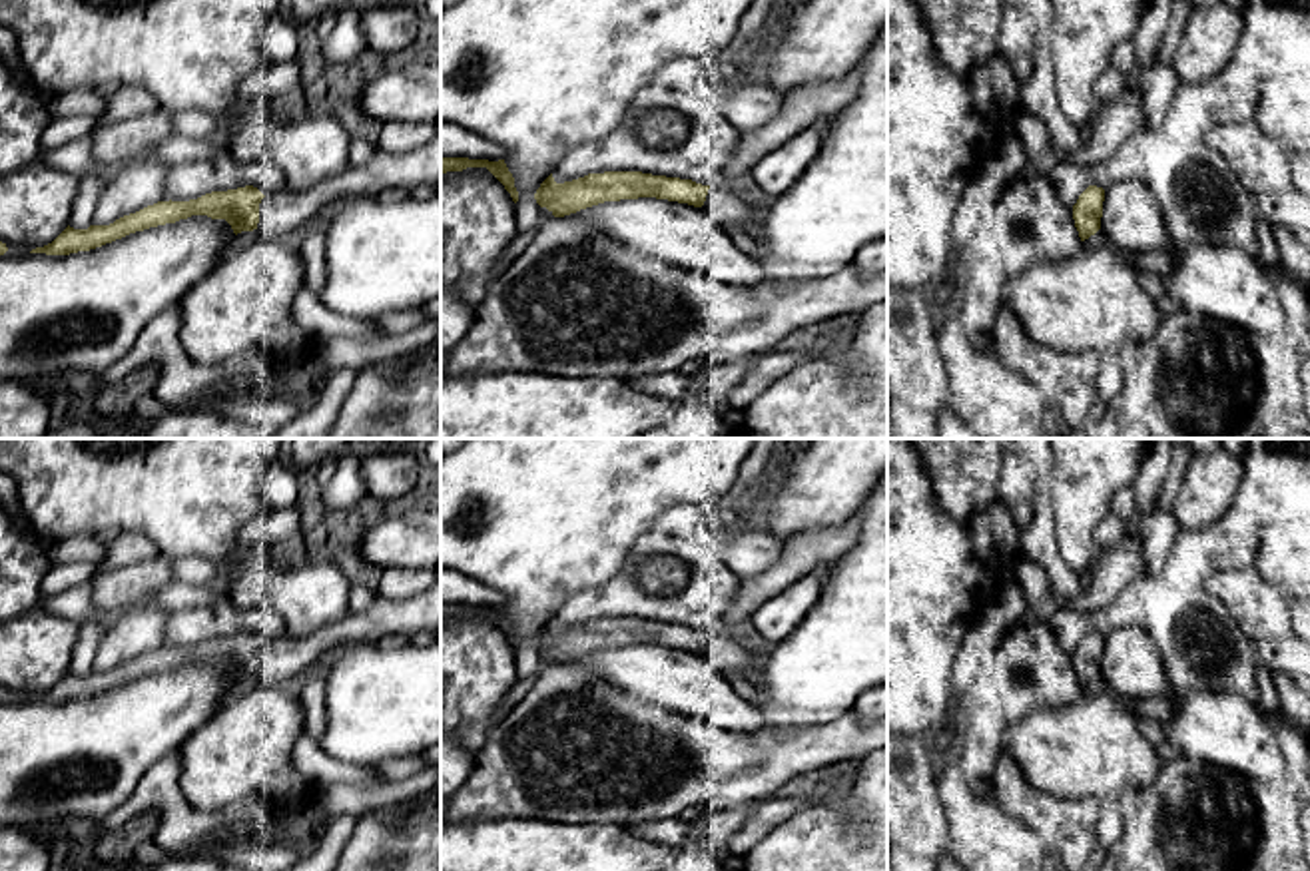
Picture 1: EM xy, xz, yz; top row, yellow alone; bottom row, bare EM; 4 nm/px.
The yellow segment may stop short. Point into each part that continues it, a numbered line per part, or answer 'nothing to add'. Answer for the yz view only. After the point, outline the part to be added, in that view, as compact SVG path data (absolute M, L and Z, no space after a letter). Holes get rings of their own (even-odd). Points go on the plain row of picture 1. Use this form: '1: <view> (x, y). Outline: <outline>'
nothing to add

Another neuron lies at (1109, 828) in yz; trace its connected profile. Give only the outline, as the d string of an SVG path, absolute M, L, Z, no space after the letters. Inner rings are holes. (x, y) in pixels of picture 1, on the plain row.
M1103 799L1099 807L1097 839L1111 849L1123 833L1121 807L1117 799Z

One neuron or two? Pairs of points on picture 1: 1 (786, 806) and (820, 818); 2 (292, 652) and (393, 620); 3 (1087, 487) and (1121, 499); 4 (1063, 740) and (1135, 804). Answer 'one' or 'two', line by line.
1: two
2: one
3: two
4: two

